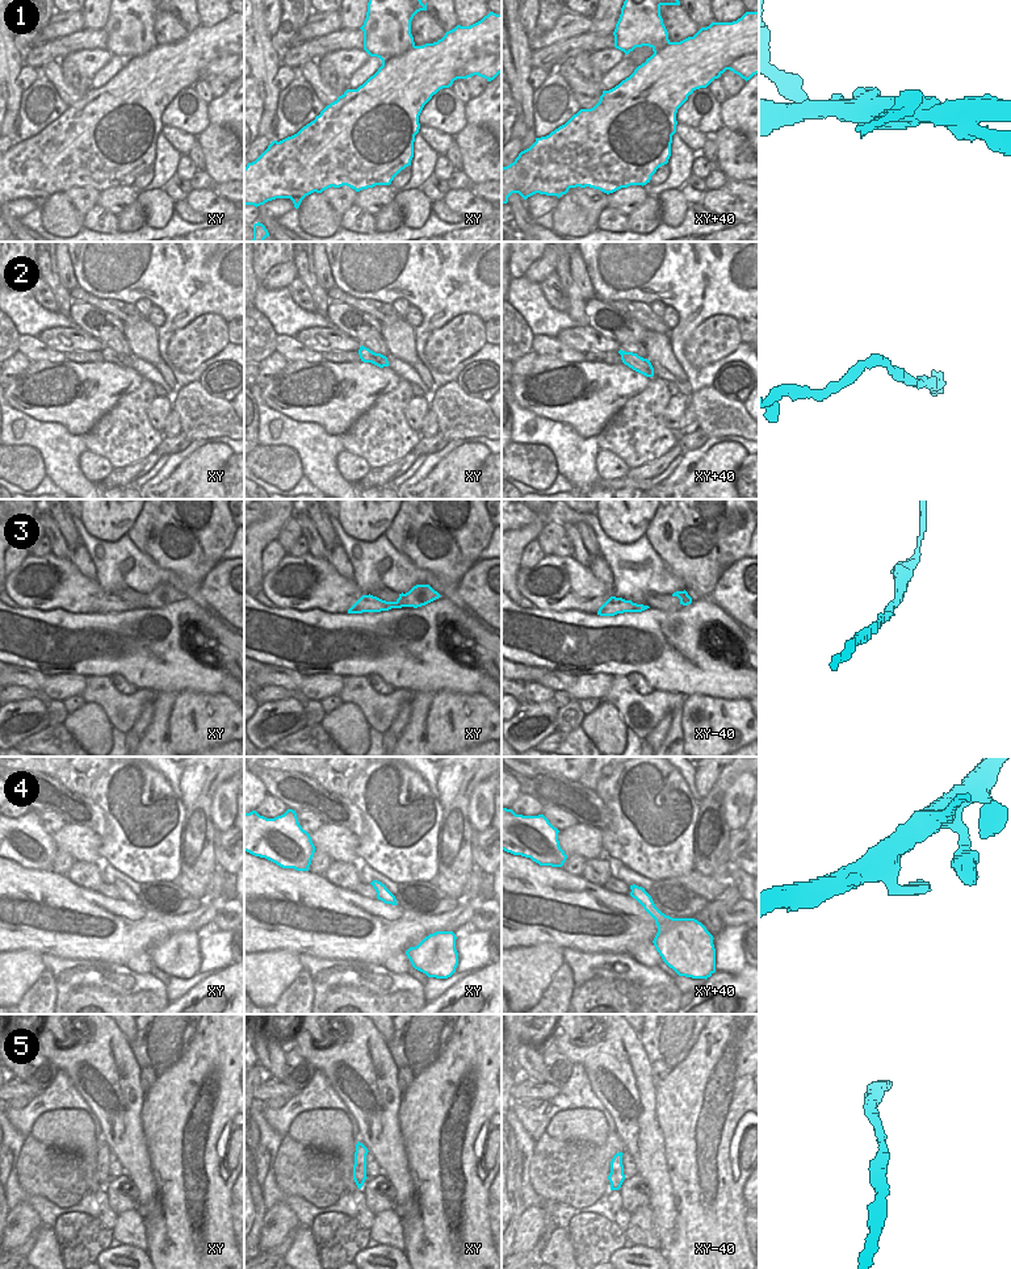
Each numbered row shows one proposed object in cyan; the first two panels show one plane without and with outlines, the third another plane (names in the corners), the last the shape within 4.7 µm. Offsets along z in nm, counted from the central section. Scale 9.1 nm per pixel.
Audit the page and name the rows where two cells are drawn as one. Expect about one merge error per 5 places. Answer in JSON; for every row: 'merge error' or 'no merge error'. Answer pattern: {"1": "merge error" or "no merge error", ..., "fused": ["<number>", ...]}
{"1": "merge error", "2": "no merge error", "3": "no merge error", "4": "no merge error", "5": "no merge error", "fused": ["1"]}

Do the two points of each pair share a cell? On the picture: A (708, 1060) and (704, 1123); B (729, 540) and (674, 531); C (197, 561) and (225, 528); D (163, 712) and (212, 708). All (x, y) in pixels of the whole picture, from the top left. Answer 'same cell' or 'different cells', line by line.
A: same cell
B: same cell
C: same cell
D: different cells

